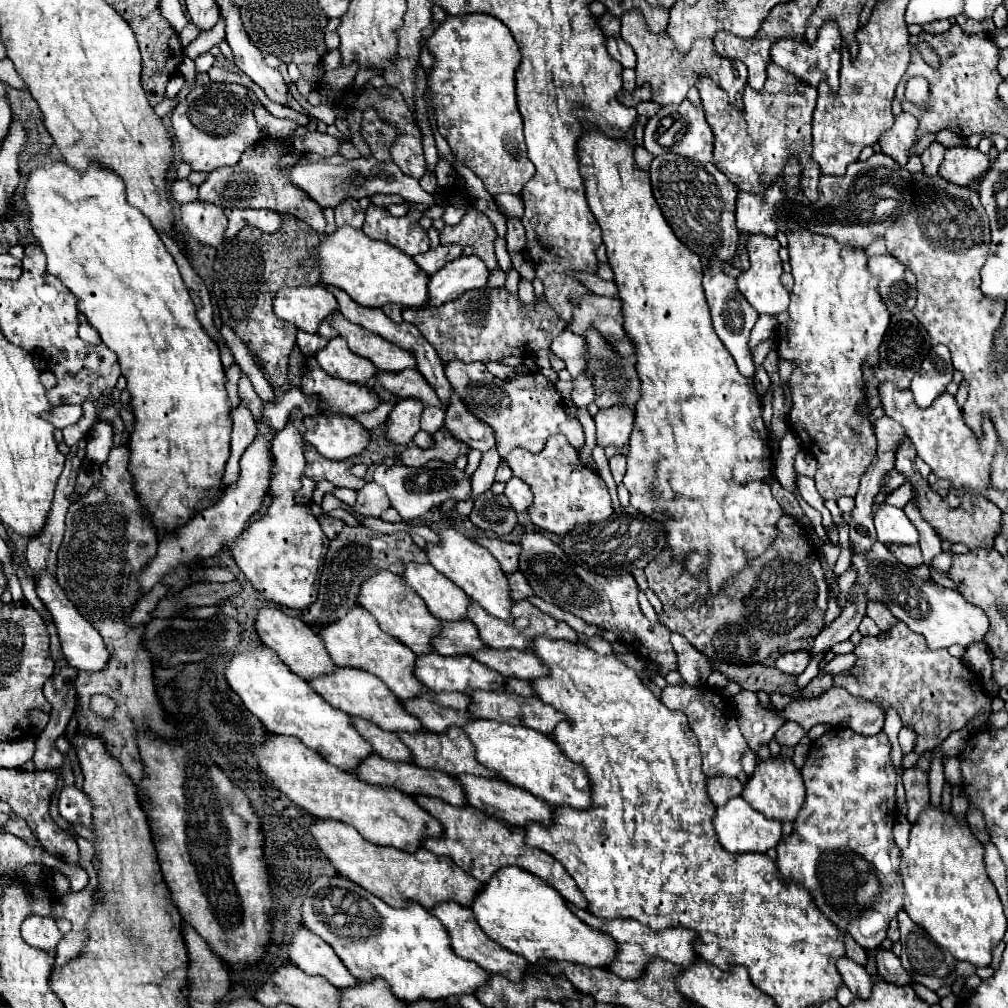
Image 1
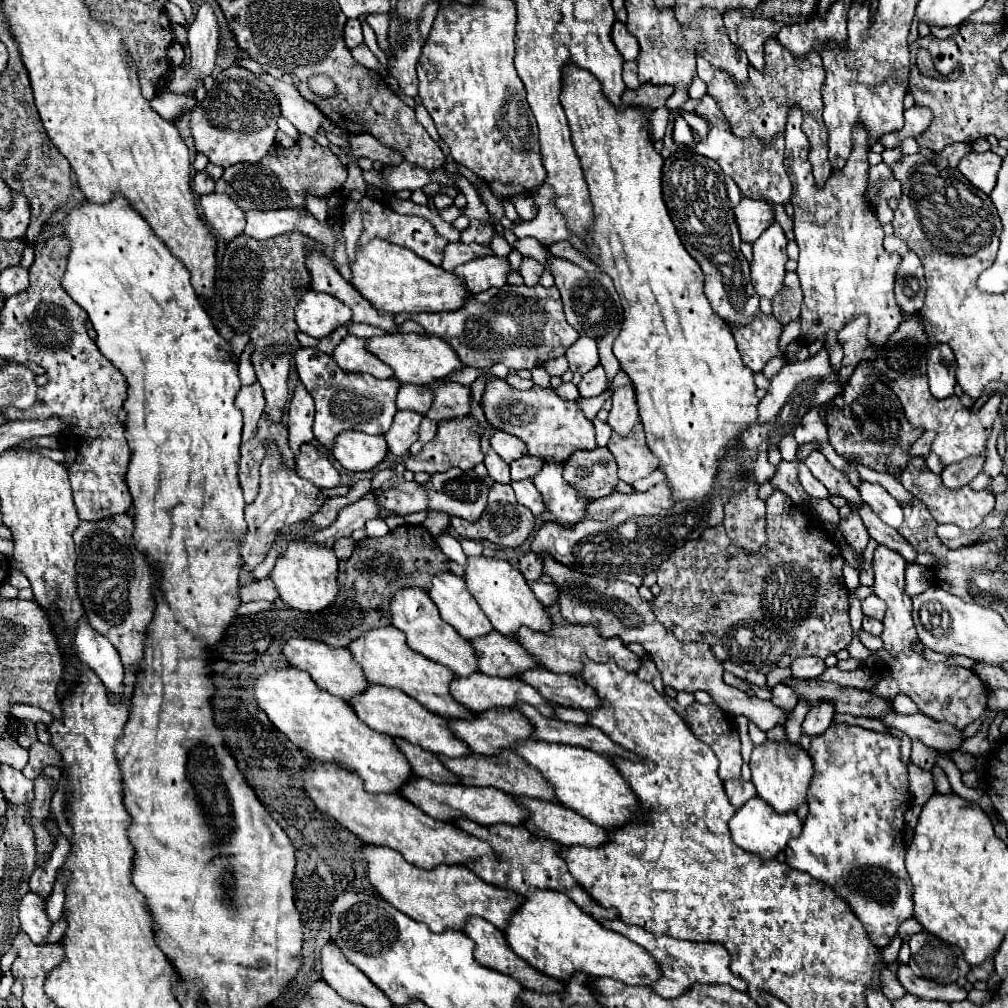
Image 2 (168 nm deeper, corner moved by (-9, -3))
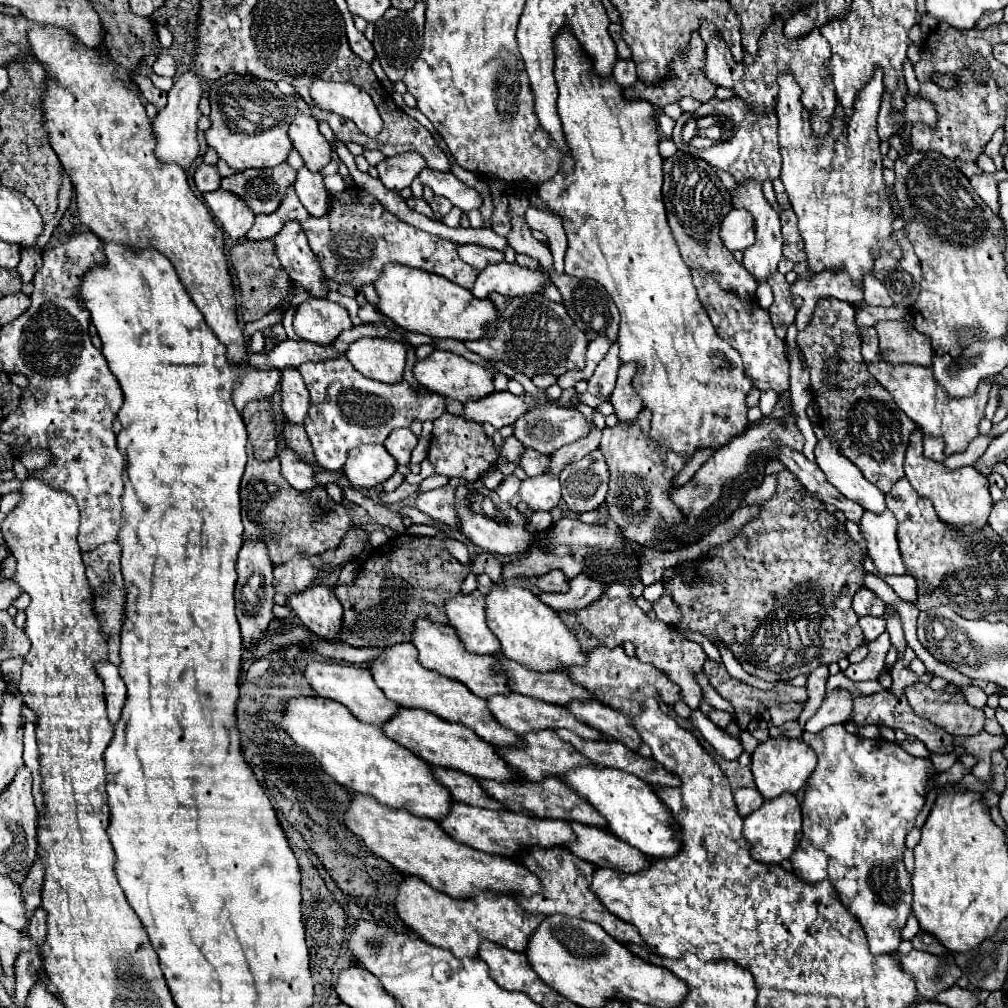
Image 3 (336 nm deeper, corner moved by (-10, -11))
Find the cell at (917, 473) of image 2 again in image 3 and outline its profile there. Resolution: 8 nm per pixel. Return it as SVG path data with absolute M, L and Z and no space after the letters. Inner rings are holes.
M918 428L912 430L910 446L906 450L906 460L904 460L904 474L910 480L910 484L916 488L920 496L932 500L940 520L944 520L946 524L956 528L962 528L966 524L972 524L972 528L982 528L988 522L988 514L992 510L988 480L972 466L948 470L944 464L926 458L922 452L924 450L922 440L924 440L924 434Z

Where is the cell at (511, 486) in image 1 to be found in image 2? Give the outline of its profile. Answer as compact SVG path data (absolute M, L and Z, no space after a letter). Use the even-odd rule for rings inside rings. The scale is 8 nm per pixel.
M521 480L521 482L511 482L511 488L515 490L515 496L519 500L519 504L527 506L535 516L539 516L545 508L543 508L543 500L539 496L539 490L535 488L533 480Z

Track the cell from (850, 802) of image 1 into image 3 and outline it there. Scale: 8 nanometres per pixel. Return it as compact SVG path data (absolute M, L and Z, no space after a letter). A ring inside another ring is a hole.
M836 724L832 728L826 728L824 732L812 736L808 732L804 732L804 738L802 738L808 746L812 746L812 750L816 752L818 756L818 764L816 764L816 770L814 774L810 776L808 784L806 784L806 794L804 794L804 802L802 802L802 840L798 844L798 848L794 850L794 854L790 856L790 862L792 862L792 868L794 868L794 874L804 880L804 882L818 882L818 878L828 878L836 892L840 894L840 900L842 904L848 908L848 912L852 916L856 916L856 920L860 922L860 926L864 928L866 936L868 936L868 944L870 944L870 950L874 954L890 954L890 952L896 952L898 950L898 944L900 944L900 930L904 928L908 916L910 916L910 904L912 904L912 886L910 886L910 874L906 872L904 868L904 862L902 862L902 856L904 856L904 838L906 834L912 830L914 826L914 820L918 816L918 812L922 810L924 806L924 786L926 782L932 778L932 774L936 774L938 770L932 766L932 762L928 758L914 758L910 754L906 754L898 744L890 744L882 738L864 738L864 736L858 736L858 734L850 734L844 730L844 726Z

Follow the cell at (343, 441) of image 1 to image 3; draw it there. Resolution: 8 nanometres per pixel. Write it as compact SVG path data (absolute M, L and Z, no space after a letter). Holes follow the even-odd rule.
M362 444L348 452L346 478L356 488L376 488L396 472L396 460L380 444Z

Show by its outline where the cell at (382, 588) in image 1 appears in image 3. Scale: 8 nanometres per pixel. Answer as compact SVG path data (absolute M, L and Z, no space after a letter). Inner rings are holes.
M418 620L412 644L418 648L418 652L420 652L418 660L420 660L420 664L424 668L436 670L436 672L440 672L440 674L444 674L444 676L448 676L452 680L458 680L458 682L466 684L476 696L488 698L488 696L494 696L494 694L502 694L502 696L510 694L504 670L500 668L498 660L494 656L470 654L464 648L462 640L458 638L458 634L454 632L452 626L442 626L442 624L432 624L432 622Z

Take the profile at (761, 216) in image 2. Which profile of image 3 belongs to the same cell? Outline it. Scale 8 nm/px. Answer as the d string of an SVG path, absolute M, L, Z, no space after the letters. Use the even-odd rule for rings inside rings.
M730 210L730 214L720 224L720 238L730 252L746 250L748 246L752 246L756 238L750 212Z

